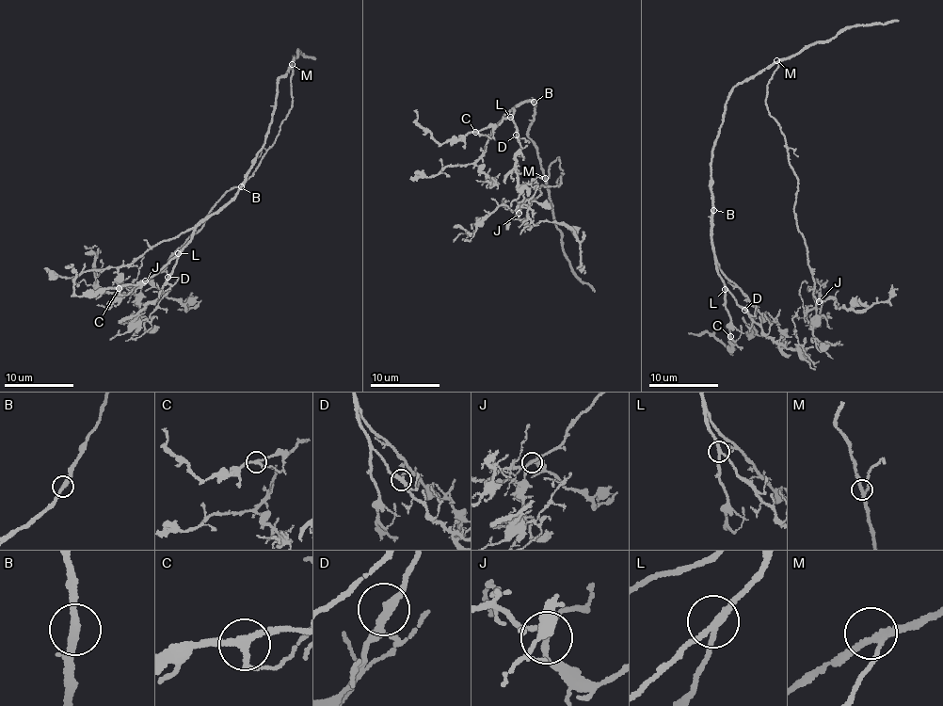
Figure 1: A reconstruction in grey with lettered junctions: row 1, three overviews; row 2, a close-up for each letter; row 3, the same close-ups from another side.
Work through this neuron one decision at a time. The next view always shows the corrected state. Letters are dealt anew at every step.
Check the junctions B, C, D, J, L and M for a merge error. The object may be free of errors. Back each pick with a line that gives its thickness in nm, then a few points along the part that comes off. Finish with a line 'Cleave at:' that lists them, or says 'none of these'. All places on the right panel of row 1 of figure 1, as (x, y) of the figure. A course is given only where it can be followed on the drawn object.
Cleave at: none of these

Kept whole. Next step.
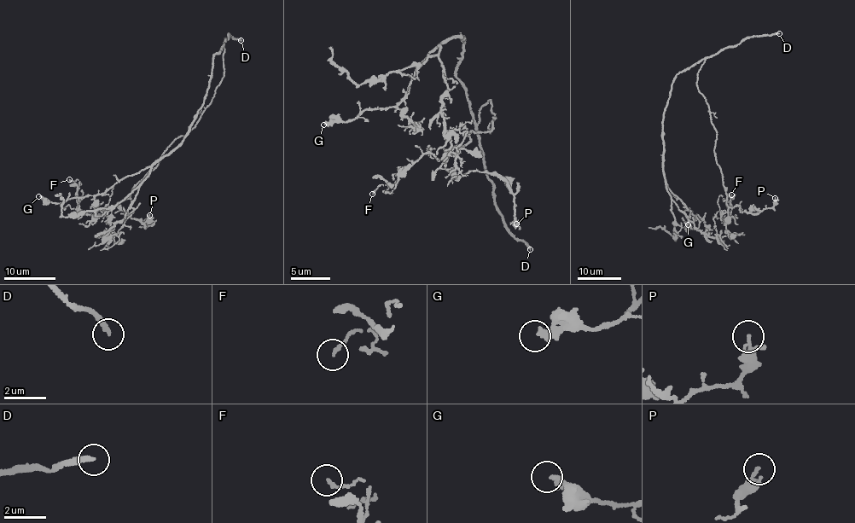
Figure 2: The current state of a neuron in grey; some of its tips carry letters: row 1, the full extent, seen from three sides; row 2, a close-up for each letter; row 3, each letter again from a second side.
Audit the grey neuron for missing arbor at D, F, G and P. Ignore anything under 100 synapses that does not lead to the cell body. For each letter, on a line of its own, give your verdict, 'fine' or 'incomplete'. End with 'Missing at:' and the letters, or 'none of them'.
D: incomplete
F: fine
G: fine
P: fine
Missing at: D

